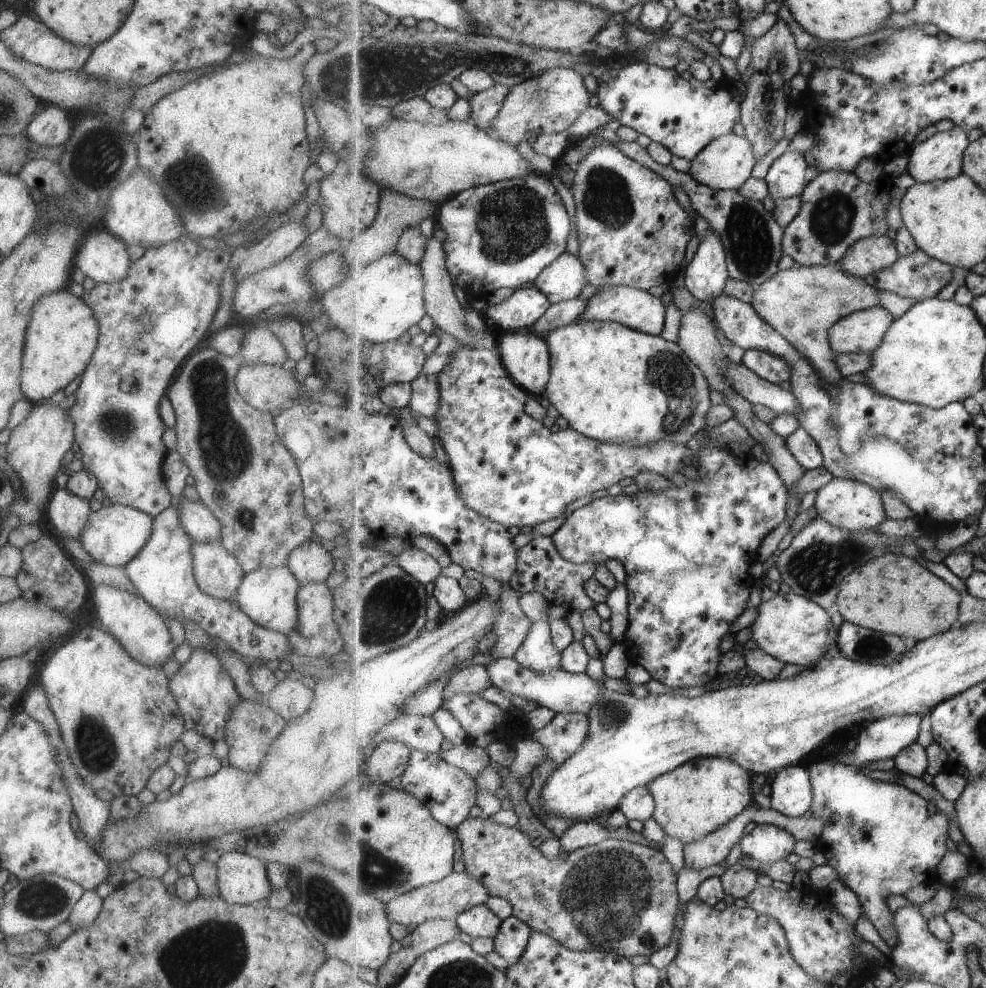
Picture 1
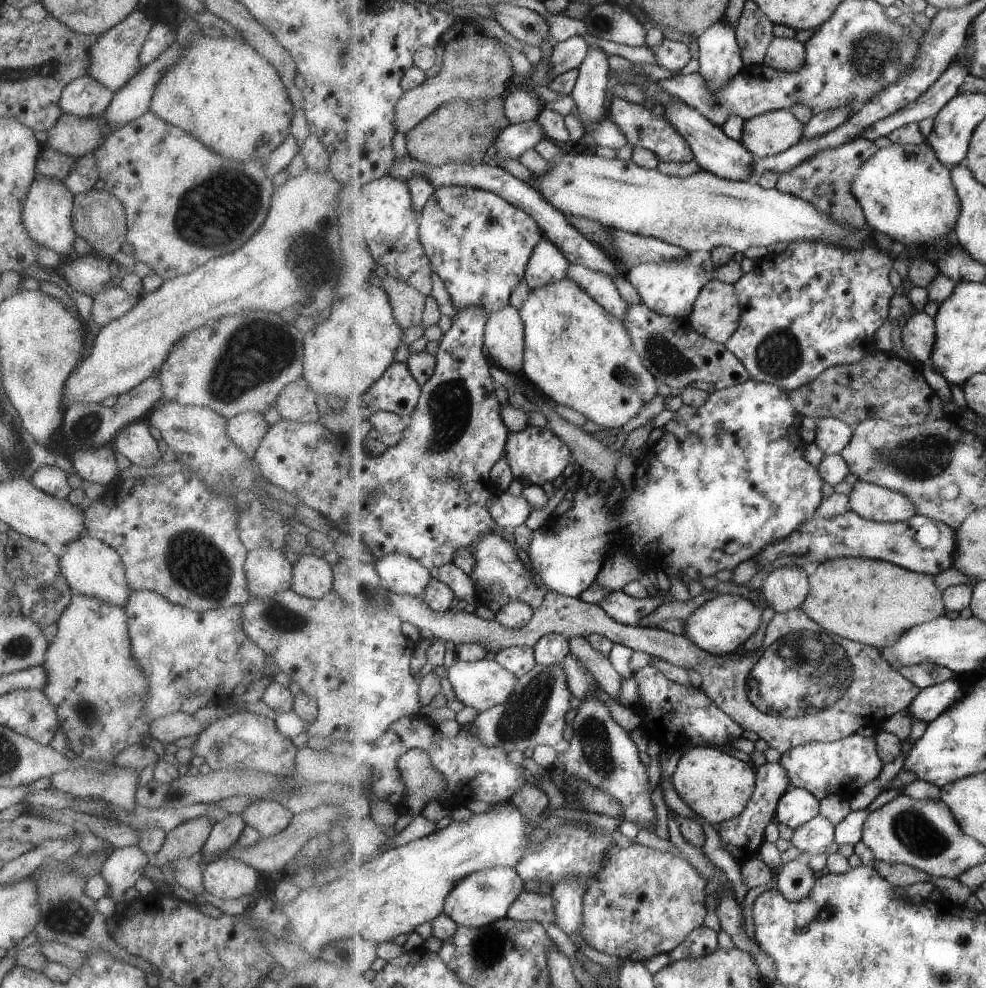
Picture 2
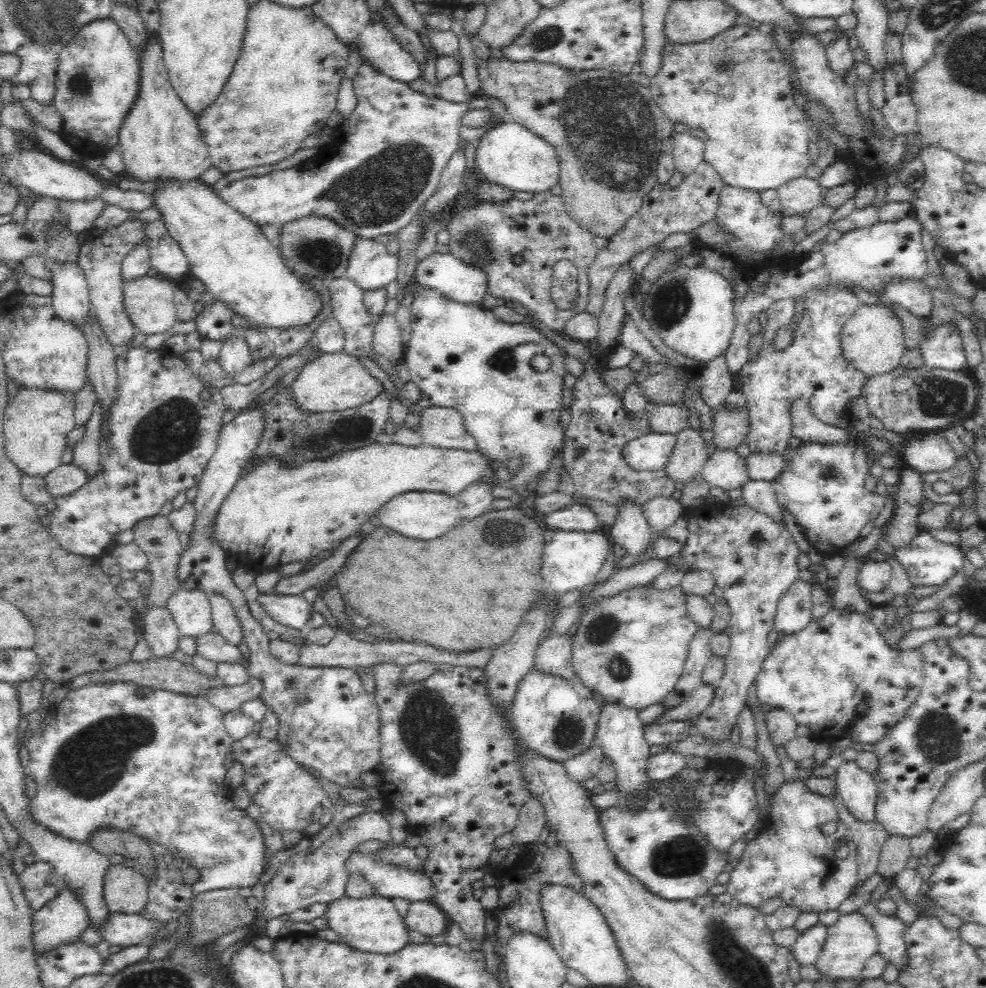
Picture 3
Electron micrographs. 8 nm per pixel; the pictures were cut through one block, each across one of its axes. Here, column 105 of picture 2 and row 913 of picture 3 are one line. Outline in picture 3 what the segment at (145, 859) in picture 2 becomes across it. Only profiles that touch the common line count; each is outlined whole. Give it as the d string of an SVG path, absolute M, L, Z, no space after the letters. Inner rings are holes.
M866 902L857 909L871 923L878 939L878 952L886 957L887 961L893 962L897 970L905 965L905 930L906 923L897 914L886 915L878 909L874 902Z

